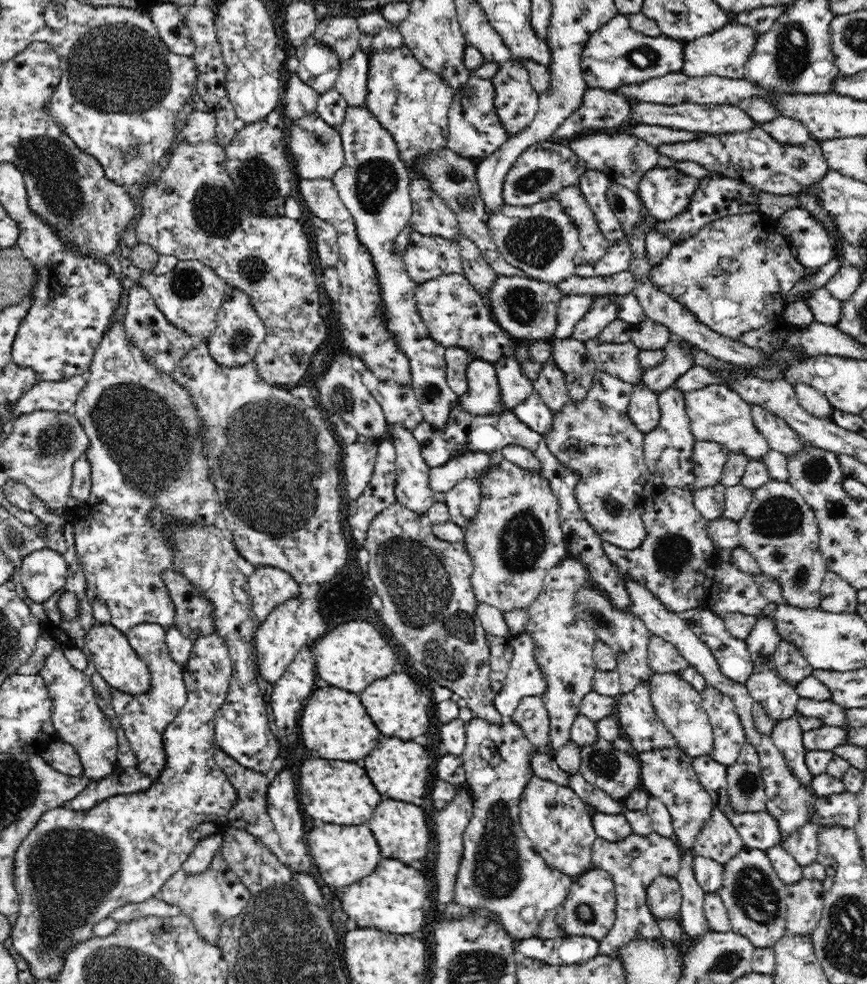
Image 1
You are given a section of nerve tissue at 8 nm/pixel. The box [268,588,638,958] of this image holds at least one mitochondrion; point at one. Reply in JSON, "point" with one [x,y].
{"point":[497,869]}

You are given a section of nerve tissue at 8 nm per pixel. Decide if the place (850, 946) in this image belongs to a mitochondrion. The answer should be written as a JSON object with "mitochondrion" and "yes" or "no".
{"mitochondrion":"yes"}

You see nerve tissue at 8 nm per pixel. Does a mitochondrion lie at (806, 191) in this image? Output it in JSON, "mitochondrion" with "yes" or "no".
{"mitochondrion":"no"}

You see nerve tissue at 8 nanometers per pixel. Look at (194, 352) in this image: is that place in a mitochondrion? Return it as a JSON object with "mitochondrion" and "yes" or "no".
{"mitochondrion":"no"}

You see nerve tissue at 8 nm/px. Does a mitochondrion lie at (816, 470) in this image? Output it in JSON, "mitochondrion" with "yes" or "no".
{"mitochondrion":"yes"}

